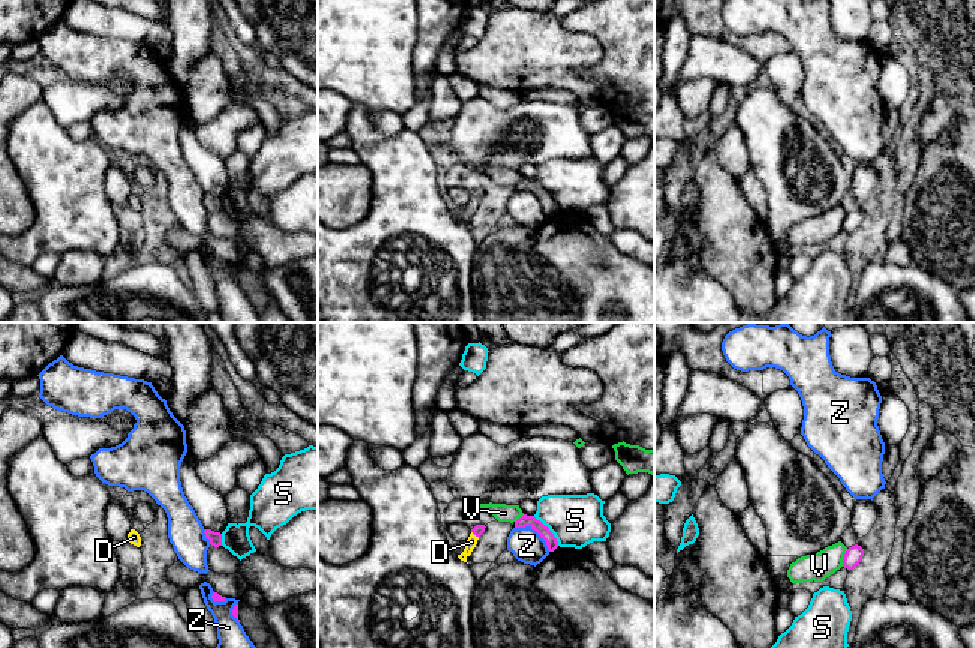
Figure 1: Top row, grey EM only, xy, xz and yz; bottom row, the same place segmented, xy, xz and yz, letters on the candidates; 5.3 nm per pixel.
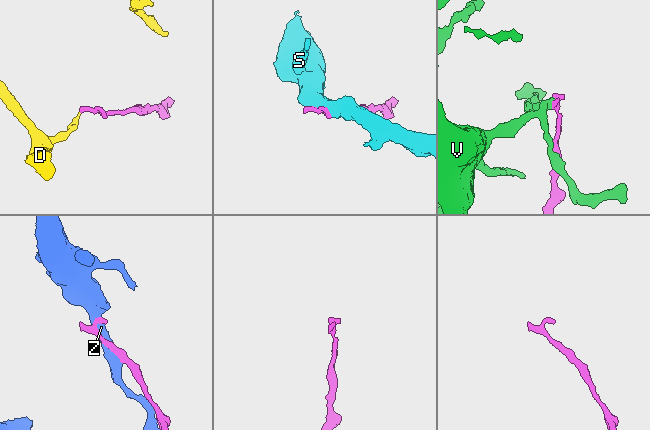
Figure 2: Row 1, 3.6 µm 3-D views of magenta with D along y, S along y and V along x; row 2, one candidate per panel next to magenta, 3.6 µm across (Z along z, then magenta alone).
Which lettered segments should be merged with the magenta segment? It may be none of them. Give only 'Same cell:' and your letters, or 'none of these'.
Same cell: D

